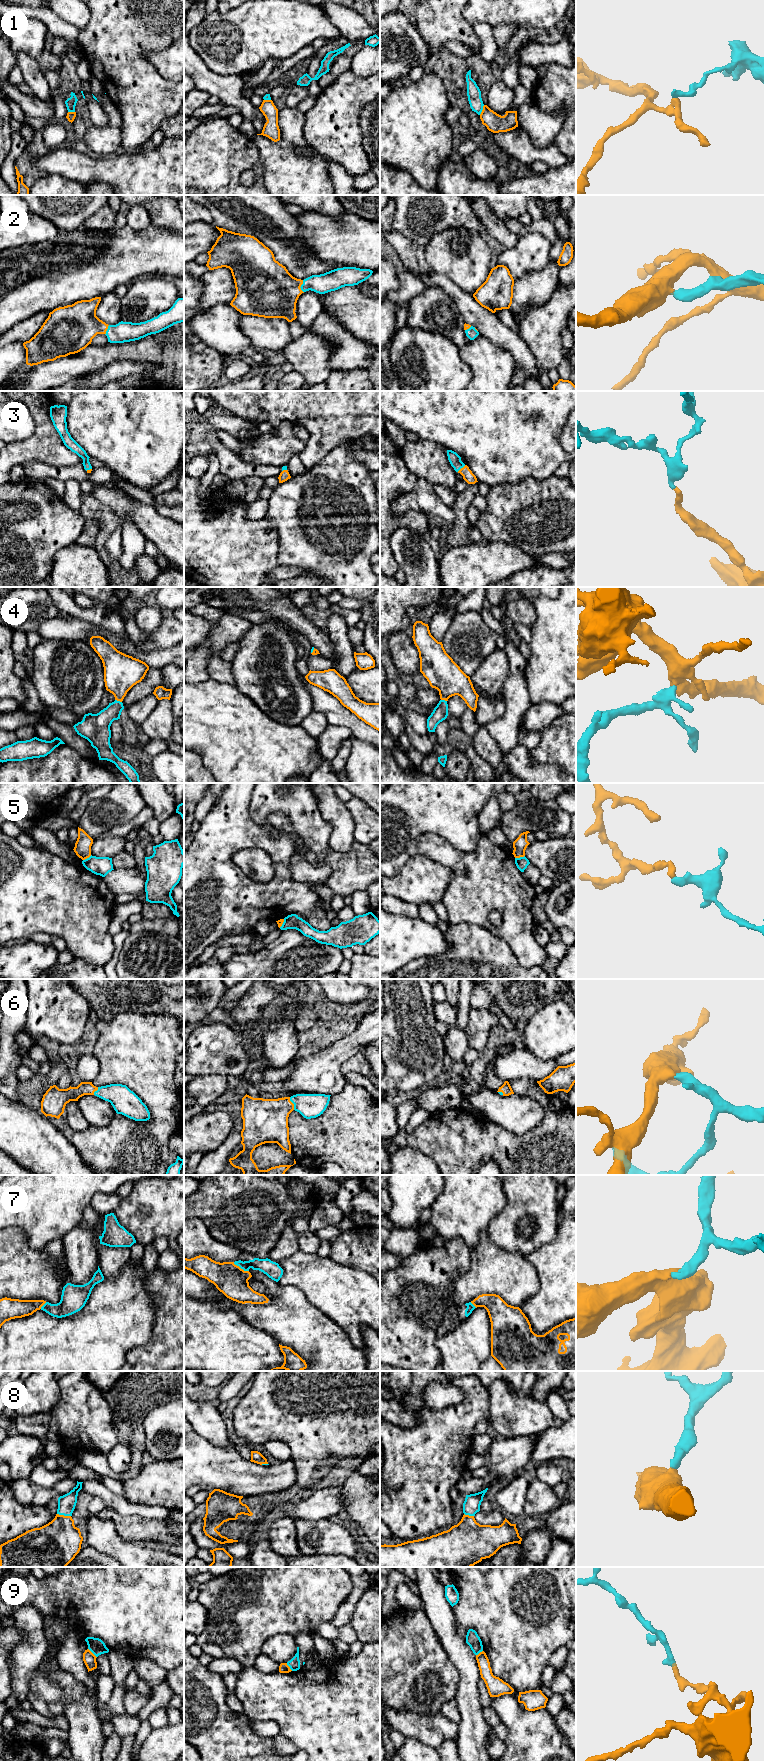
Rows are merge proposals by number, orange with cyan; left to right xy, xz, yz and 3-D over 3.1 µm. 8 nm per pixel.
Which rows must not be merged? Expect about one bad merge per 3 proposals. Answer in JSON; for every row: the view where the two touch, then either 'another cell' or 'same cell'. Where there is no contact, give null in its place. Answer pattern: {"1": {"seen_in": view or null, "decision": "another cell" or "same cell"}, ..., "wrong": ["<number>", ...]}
{"1": {"seen_in": "yz", "decision": "another cell"}, "2": {"seen_in": "xz", "decision": "same cell"}, "3": {"seen_in": "yz", "decision": "same cell"}, "4": {"seen_in": "xy", "decision": "same cell"}, "5": {"seen_in": "yz", "decision": "another cell"}, "6": {"seen_in": "xz", "decision": "same cell"}, "7": {"seen_in": "xz", "decision": "same cell"}, "8": {"seen_in": "xy", "decision": "same cell"}, "9": {"seen_in": "xy", "decision": "another cell"}, "wrong": ["1", "5", "9"]}

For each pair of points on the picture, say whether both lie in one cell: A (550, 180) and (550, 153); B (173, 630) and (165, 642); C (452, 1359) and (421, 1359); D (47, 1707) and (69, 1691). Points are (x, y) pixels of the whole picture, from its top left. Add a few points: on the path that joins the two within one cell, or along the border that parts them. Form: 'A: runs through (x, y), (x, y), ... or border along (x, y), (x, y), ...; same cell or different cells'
A: border along (565, 163), (550, 168); different cells
B: runs through (170, 633), (165, 639); same cell
C: border along (442, 1336), (436, 1340), (440, 1360); different cells
D: runs through (53, 1707), (56, 1707), (66, 1697); same cell

